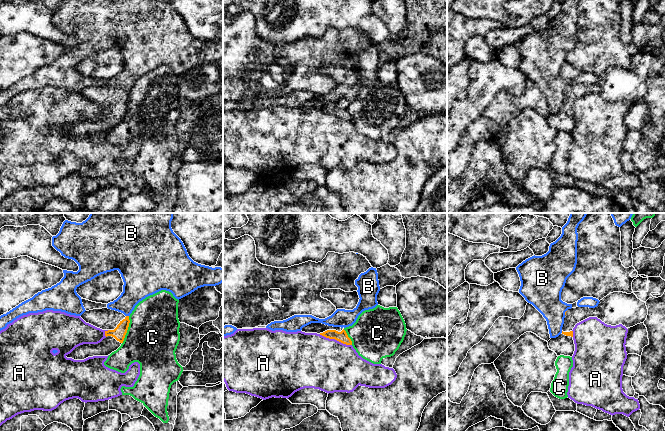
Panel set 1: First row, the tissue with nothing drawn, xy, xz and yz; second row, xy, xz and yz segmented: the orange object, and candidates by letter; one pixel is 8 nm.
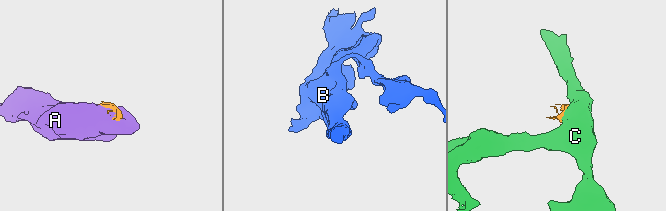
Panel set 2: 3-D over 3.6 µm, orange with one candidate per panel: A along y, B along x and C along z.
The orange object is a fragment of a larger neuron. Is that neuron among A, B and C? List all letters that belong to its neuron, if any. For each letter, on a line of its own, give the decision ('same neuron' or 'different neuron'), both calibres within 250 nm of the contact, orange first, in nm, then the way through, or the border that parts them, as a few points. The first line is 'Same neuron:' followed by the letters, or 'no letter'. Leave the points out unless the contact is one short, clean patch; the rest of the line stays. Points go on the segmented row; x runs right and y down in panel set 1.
Same neuron: no letter
A: different neuron; calibres 90 and 440 nm; border xz (319, 334), (351, 345)
B: different neuron; calibres 100 and 220 nm; border xy (126, 315), (128, 316)
C: different neuron; calibres 100 and 420 nm; border xy (129, 316), (129, 326), (122, 343)

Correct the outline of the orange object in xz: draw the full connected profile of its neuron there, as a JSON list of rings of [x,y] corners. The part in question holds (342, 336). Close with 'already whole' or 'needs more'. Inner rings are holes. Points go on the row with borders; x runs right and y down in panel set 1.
[[[311,323],[302,328],[305,333],[317,333],[329,339],[335,339],[343,344],[352,345],[344,328],[328,326],[322,323]]] | needs more

